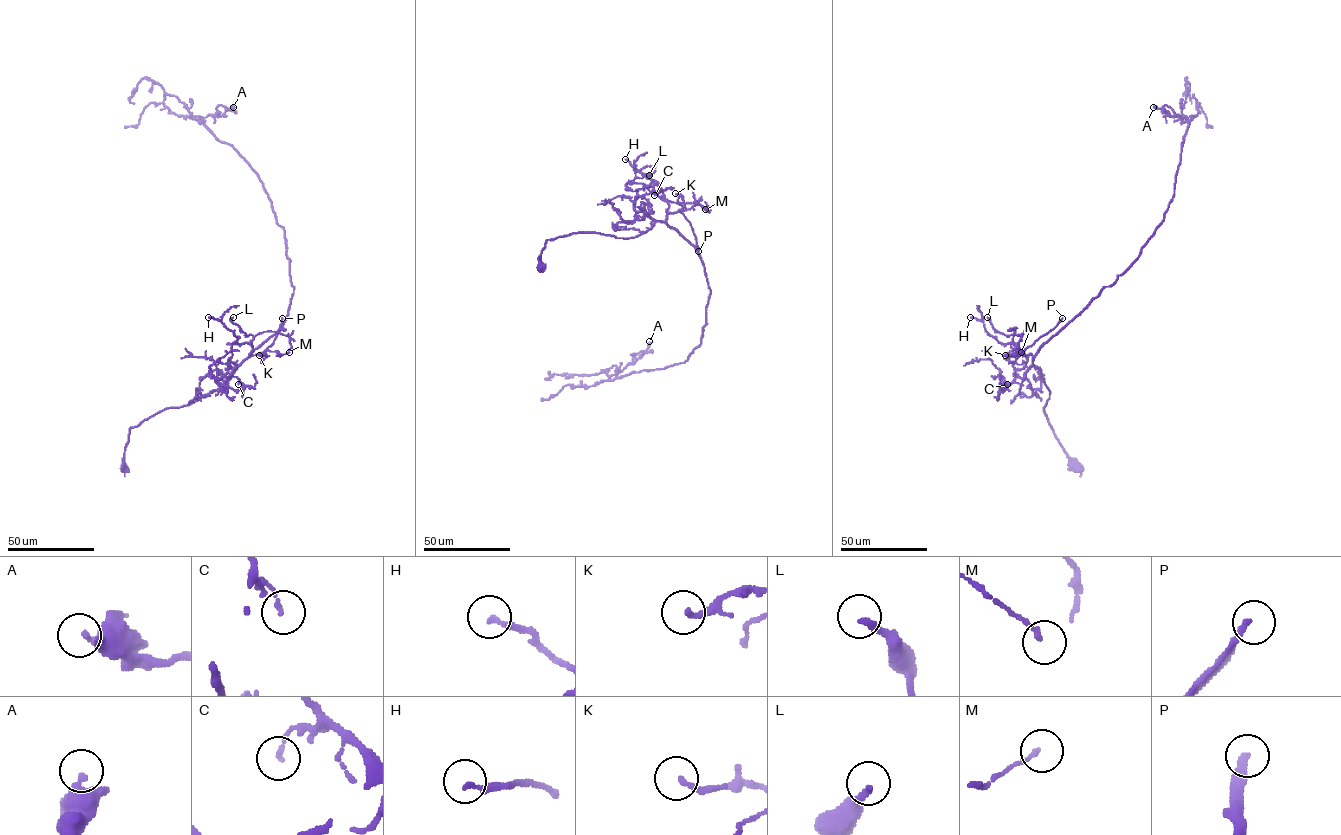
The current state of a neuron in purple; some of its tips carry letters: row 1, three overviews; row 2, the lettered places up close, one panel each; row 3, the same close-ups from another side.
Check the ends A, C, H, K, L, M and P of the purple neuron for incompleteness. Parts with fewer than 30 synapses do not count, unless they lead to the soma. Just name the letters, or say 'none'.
none

